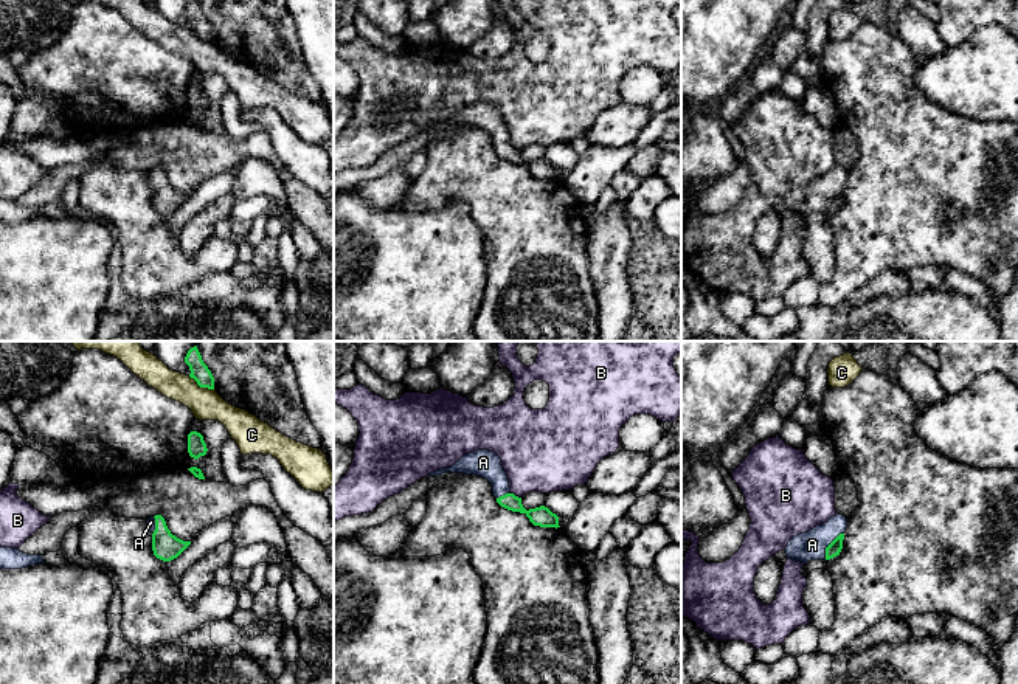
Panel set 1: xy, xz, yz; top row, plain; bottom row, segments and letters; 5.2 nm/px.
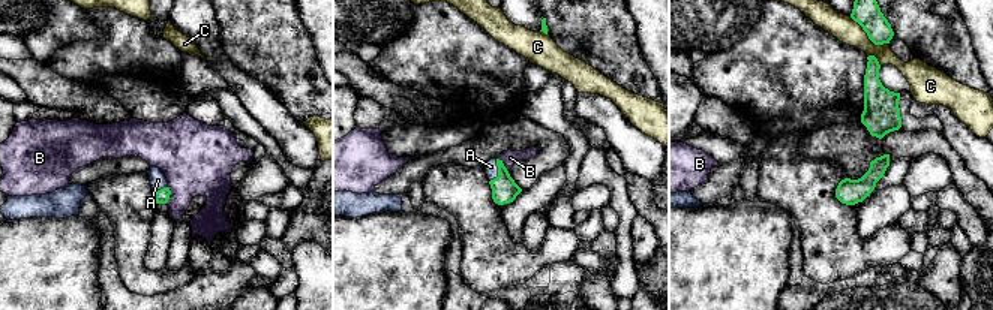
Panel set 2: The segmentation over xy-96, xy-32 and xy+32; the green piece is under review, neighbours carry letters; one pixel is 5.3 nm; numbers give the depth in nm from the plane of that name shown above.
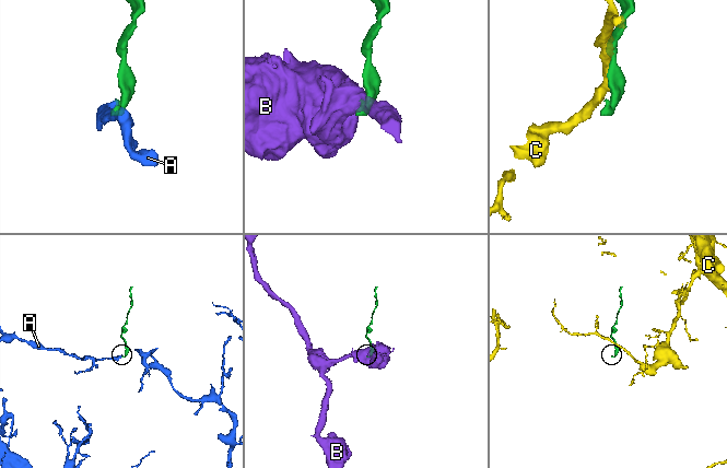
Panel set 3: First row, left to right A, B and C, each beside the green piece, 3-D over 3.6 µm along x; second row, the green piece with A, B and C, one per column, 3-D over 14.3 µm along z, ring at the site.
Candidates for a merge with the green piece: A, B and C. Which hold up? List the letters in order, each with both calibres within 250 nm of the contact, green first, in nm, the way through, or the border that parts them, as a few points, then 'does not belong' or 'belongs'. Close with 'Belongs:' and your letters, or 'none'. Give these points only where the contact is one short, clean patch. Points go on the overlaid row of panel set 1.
A: 70/150 nm | across yz (834, 549), (829, 545), (812, 545) | belongs
B: 100/380 nm | along xz (511, 492), (520, 498) | does not belong
C: 100/160 nm | along xy (188, 376), (200, 386), (213, 390) | does not belong
Belongs: A

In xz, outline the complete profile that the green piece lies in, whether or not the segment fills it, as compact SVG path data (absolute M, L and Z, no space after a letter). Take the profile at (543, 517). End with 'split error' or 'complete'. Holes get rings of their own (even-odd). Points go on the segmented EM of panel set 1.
M478 450L464 454L458 462L448 468L441 468L428 476L438 476L442 473L464 473L476 475L487 479L492 484L492 493L497 503L512 512L525 513L534 526L540 527L560 527L559 516L552 513L548 507L540 506L526 510L521 504L521 498L511 492L507 475L501 465L501 459L497 453L489 450Z; split error

